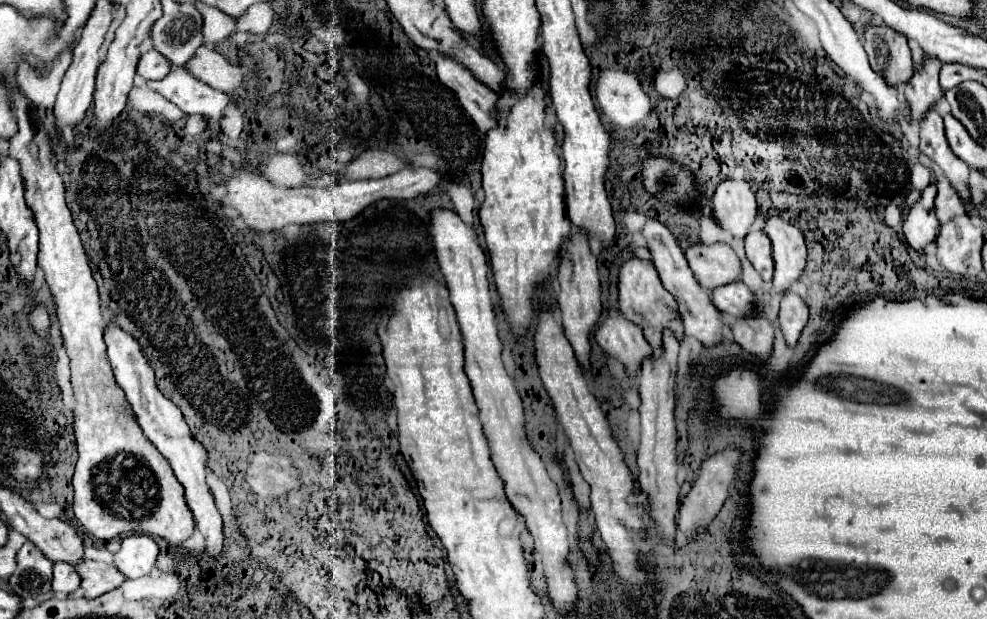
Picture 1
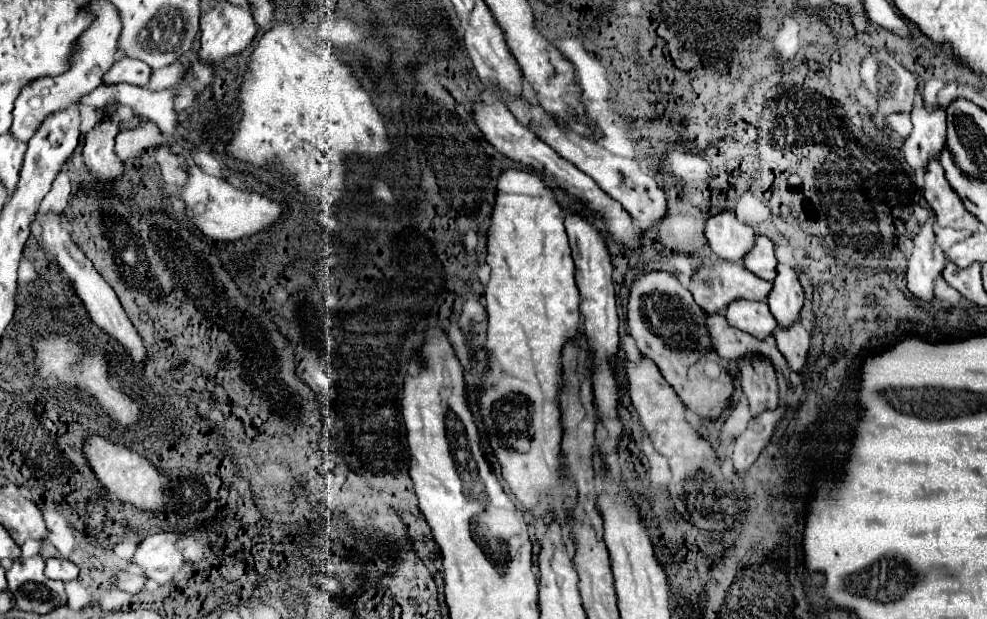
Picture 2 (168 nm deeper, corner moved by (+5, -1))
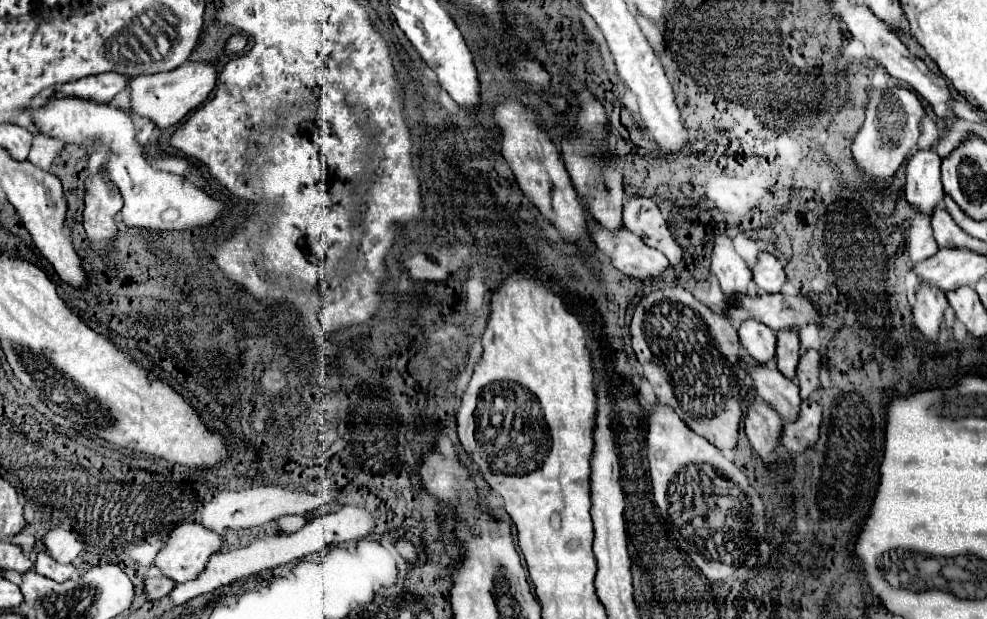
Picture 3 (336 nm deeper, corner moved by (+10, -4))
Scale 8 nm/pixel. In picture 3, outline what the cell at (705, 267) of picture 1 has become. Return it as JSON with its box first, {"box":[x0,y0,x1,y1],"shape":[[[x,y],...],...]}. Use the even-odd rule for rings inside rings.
{"box":[728,294,822,330],"shape":[[[766,294],[766,296],[750,296],[734,314],[728,314],[728,318],[736,324],[744,320],[758,320],[766,324],[770,330],[800,330],[804,324],[816,324],[822,326],[822,318],[804,296],[784,296],[784,294]]]}

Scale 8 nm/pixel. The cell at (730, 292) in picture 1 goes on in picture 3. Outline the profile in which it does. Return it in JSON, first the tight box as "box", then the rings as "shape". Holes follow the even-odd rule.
{"box":[738,320,776,364],"shape":[[[754,320],[742,322],[738,336],[742,346],[756,362],[768,364],[776,358],[776,334],[768,326],[762,326],[762,322]]]}

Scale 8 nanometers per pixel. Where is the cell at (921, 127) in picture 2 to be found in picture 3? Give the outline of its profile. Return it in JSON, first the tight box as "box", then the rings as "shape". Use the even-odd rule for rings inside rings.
{"box":[906,148,944,216],"shape":[[[934,148],[918,150],[906,166],[906,200],[926,216],[932,216],[936,206],[940,206],[944,200],[938,170],[940,158]]]}

